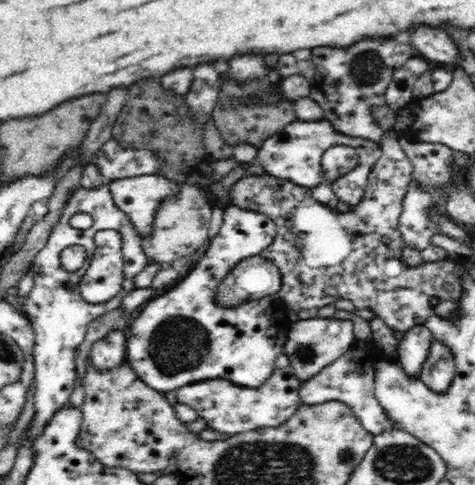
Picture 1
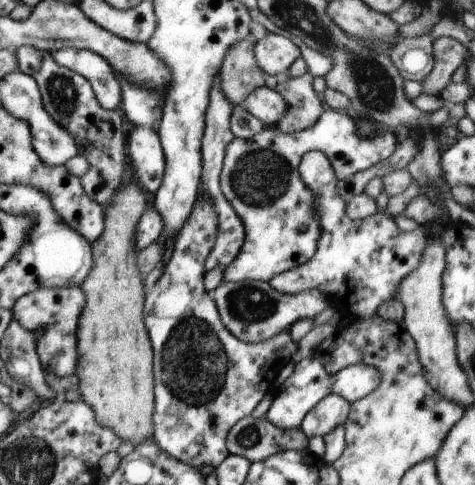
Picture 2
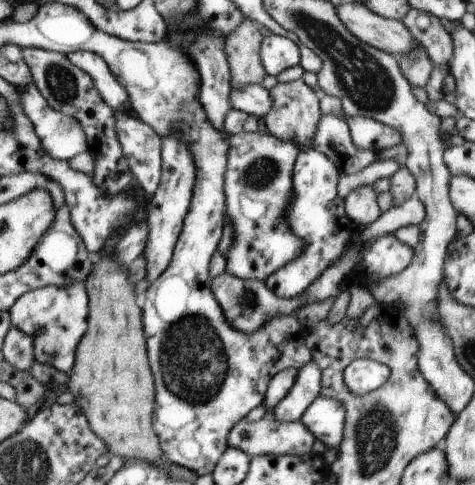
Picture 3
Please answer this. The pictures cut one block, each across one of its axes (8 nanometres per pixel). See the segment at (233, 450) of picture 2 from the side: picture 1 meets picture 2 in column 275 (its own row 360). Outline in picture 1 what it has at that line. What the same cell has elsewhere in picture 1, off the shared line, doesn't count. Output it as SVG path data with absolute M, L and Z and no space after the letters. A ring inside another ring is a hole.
M434 340L430 354L420 370L420 382L436 394L446 394L456 376L456 362L452 352L438 340Z

